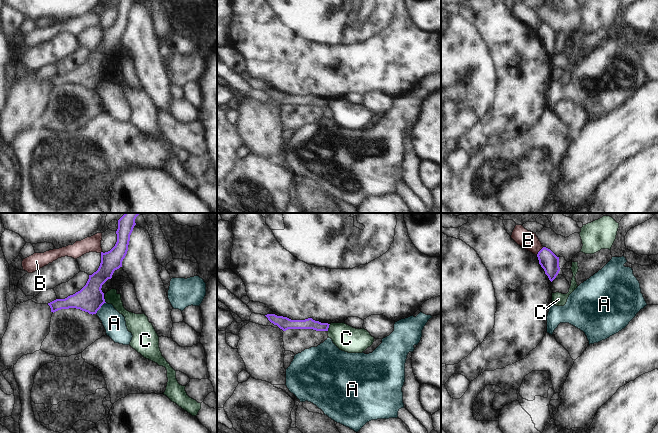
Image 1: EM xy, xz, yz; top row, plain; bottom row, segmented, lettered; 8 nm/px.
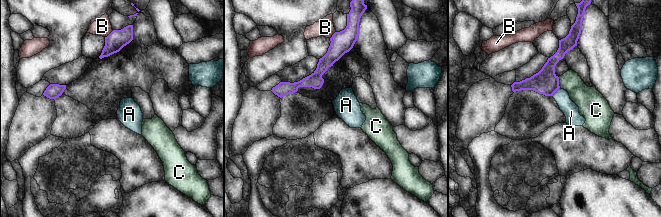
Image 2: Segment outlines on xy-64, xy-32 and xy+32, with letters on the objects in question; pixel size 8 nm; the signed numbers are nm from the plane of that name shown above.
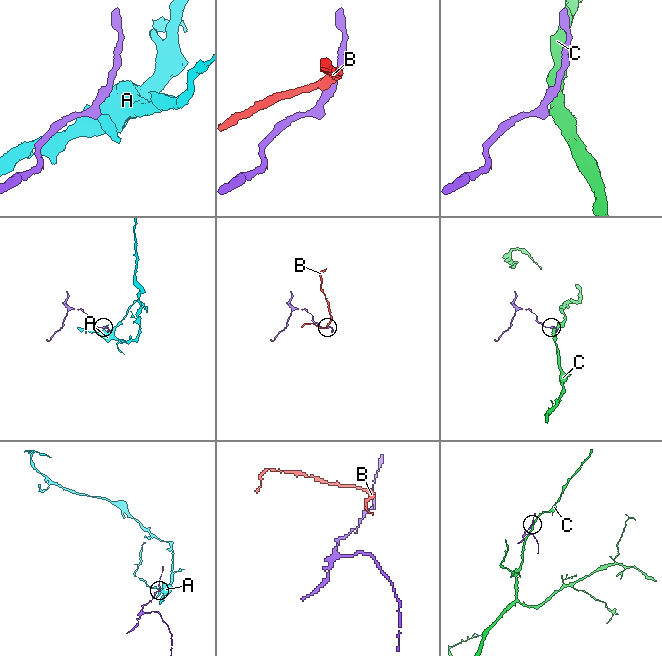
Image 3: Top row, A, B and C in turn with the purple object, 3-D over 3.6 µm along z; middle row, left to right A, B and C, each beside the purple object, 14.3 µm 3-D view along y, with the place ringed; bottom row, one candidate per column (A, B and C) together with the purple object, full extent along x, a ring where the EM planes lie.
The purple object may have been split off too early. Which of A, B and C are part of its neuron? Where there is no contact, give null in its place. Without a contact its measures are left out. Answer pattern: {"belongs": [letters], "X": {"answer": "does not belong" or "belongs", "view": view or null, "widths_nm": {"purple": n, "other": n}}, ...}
{"belongs": [], "A": {"answer": "does not belong", "view": "xy", "widths_nm": {"purple": 220, "other": 180}}, "B": {"answer": "does not belong", "view": "yz", "widths_nm": {"purple": 150, "other": 150}}, "C": {"answer": "does not belong", "view": "xz", "widths_nm": {"purple": 90, "other": 200}}}

